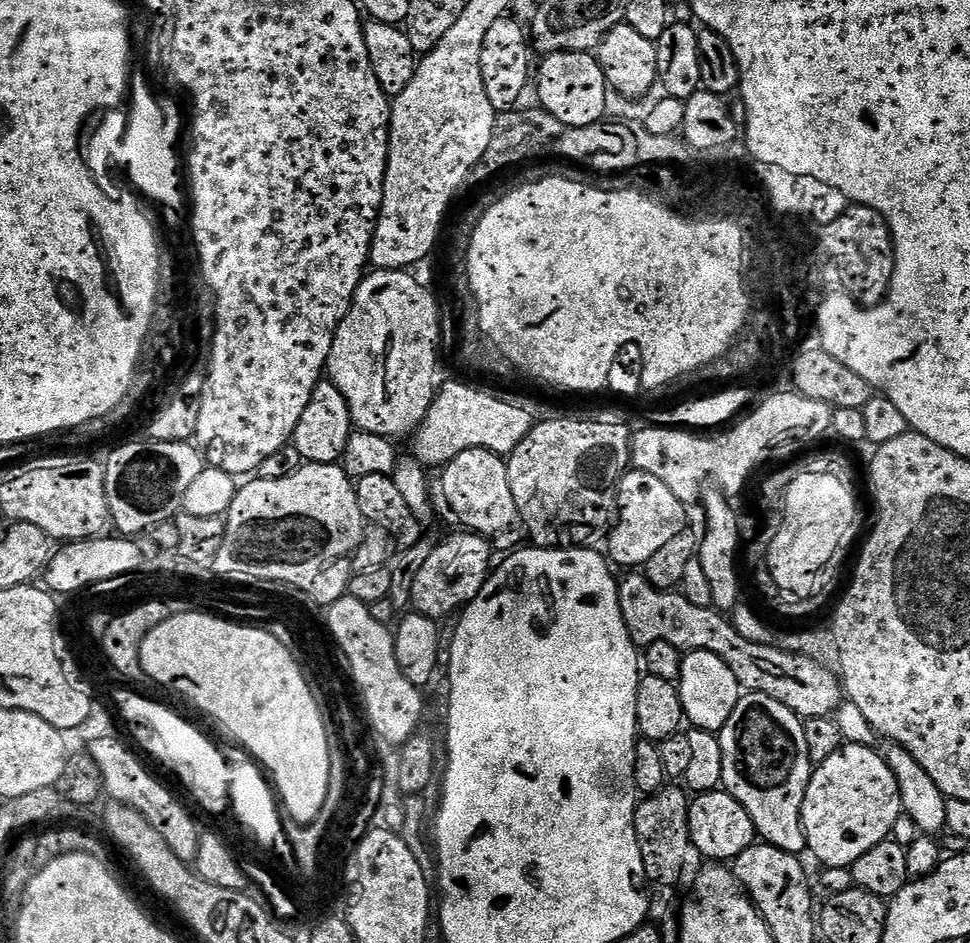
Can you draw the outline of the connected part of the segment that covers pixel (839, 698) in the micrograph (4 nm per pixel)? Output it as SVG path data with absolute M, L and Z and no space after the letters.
M628 574L625 580L619 581L620 605L622 606L622 618L626 622L626 630L630 638L636 644L637 649L649 648L654 642L670 642L670 646L680 649L681 653L709 652L718 654L730 670L734 670L734 678L738 678L741 689L744 692L761 692L790 709L794 715L809 720L819 716L832 716L841 704L846 700L842 680L839 675L832 673L825 666L812 660L810 656L788 652L779 646L771 644L759 644L747 641L738 634L738 630L732 625L731 619L723 611L715 607L703 608L694 606L679 591L656 588L647 580L644 574Z

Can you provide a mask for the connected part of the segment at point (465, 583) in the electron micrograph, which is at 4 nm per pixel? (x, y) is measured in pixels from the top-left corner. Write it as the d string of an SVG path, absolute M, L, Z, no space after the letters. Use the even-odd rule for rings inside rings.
M459 531L441 539L414 581L411 607L437 622L444 622L447 616L455 617L468 607L471 600L478 598L494 568L494 549L491 543L474 532Z

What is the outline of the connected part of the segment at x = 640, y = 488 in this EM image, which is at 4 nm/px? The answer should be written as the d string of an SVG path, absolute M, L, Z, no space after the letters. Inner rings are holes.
M629 470L620 480L620 491L618 493L618 507L614 517L614 523L606 537L606 556L613 565L621 564L624 570L640 570L645 567L650 558L662 549L662 546L673 541L684 528L689 527L689 509L680 501L660 479L654 478L654 474L646 474Z

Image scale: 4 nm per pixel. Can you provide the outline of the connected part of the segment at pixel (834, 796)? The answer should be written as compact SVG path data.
M845 742L842 746L842 750L835 752L831 758L826 758L826 762L815 765L812 777L808 783L808 789L806 790L806 798L802 802L802 826L804 827L806 842L808 843L807 851L809 853L813 852L813 854L828 868L851 869L852 864L858 862L858 858L862 858L862 854L866 854L866 850L874 850L874 846L878 846L878 842L882 842L891 837L894 822L902 815L900 806L900 787L894 778L894 774L890 770L887 759L885 759L881 753L879 756L878 752L879 751L877 751L875 747Z

